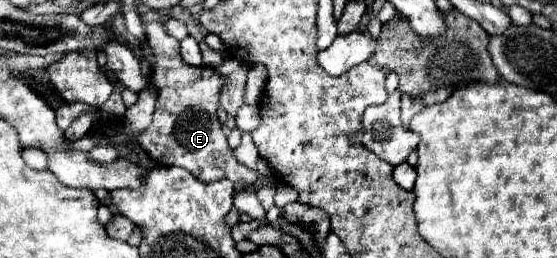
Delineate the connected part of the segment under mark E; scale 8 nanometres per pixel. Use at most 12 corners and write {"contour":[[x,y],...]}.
{"contour":[[143,21],[155,55],[157,165],[205,183],[257,185],[227,145],[219,71],[187,65],[163,23]]}

